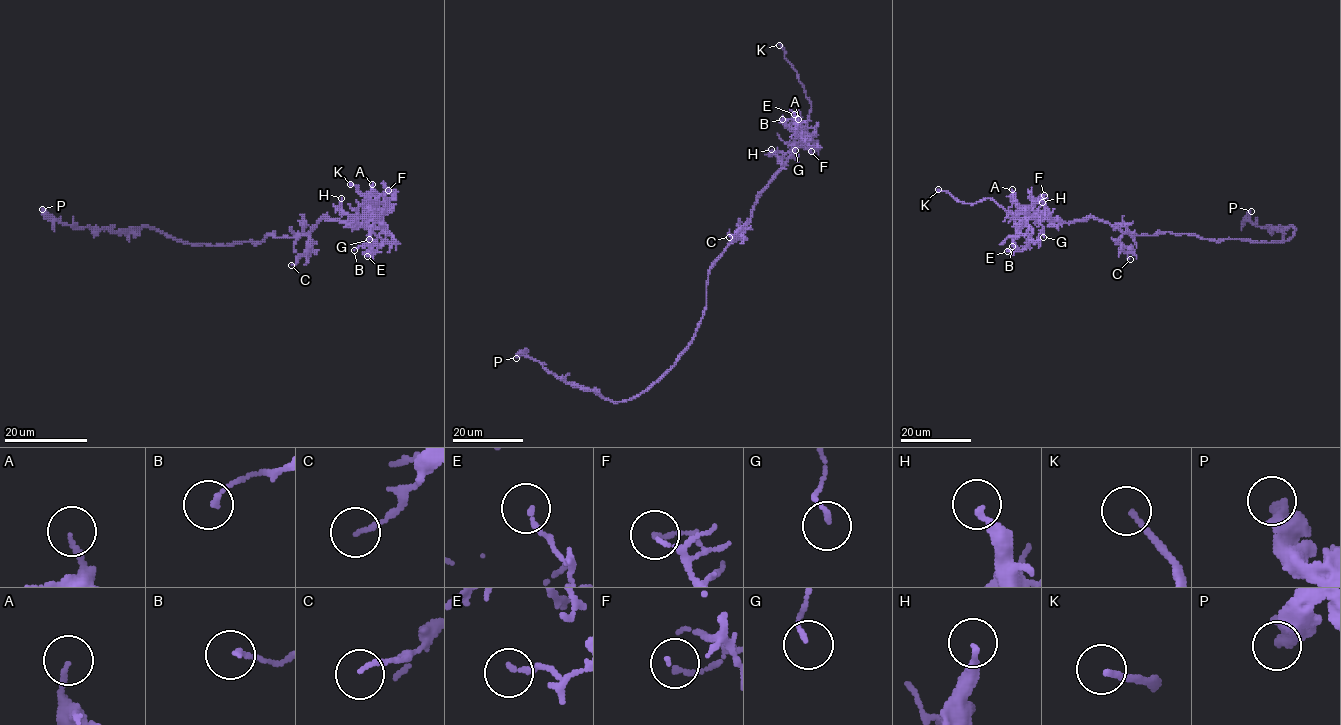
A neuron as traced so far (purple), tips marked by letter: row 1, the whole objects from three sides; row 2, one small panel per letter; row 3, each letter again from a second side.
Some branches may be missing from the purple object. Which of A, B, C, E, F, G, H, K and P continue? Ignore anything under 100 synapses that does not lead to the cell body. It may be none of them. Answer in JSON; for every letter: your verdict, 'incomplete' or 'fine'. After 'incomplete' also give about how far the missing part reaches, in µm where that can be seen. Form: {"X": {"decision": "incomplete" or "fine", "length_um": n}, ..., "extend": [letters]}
{"A": {"decision": "fine"}, "B": {"decision": "fine"}, "C": {"decision": "fine"}, "E": {"decision": "fine"}, "F": {"decision": "fine"}, "G": {"decision": "fine"}, "H": {"decision": "fine"}, "K": {"decision": "incomplete", "length_um": 45}, "P": {"decision": "fine"}, "extend": ["K"]}

